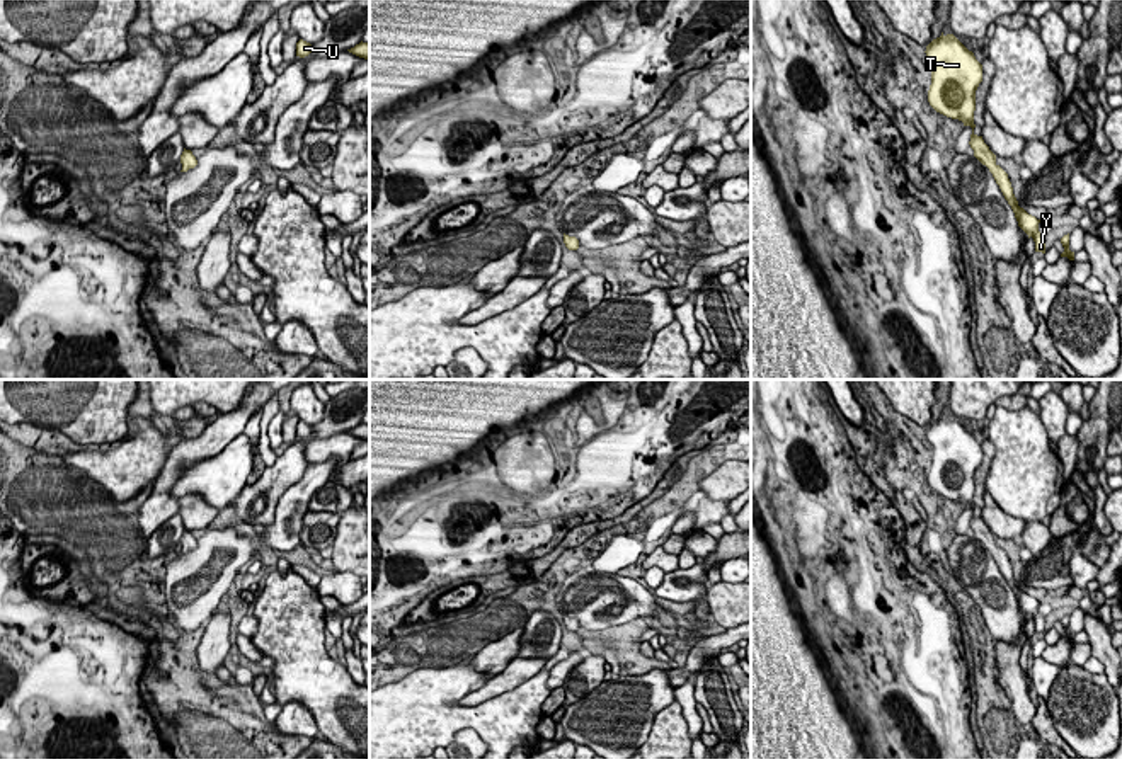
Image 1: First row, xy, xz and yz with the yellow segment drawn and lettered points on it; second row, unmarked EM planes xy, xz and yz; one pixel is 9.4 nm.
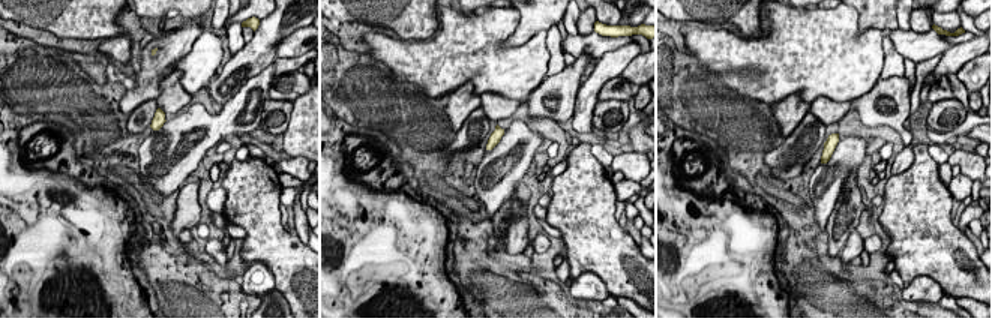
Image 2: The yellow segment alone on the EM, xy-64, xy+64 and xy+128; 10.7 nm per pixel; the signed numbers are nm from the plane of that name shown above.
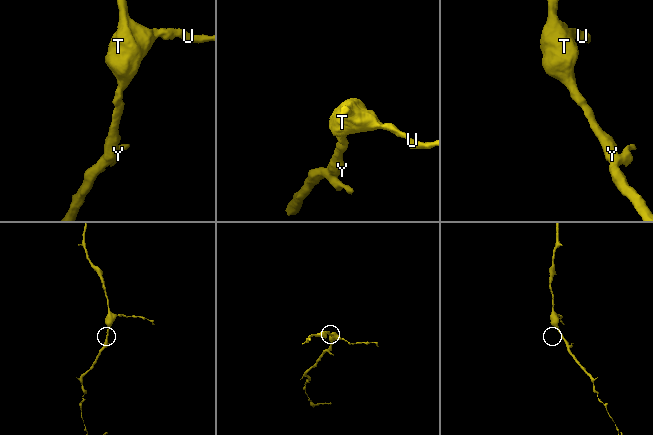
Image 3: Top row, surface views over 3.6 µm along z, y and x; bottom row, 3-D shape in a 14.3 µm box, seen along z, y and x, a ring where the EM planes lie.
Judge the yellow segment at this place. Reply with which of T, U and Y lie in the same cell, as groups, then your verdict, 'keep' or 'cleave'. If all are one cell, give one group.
groups T U / Y; cleave

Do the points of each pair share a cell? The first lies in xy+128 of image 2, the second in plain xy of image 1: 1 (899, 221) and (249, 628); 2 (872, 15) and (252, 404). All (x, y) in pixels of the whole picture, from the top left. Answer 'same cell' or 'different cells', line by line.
1: different cells
2: same cell

